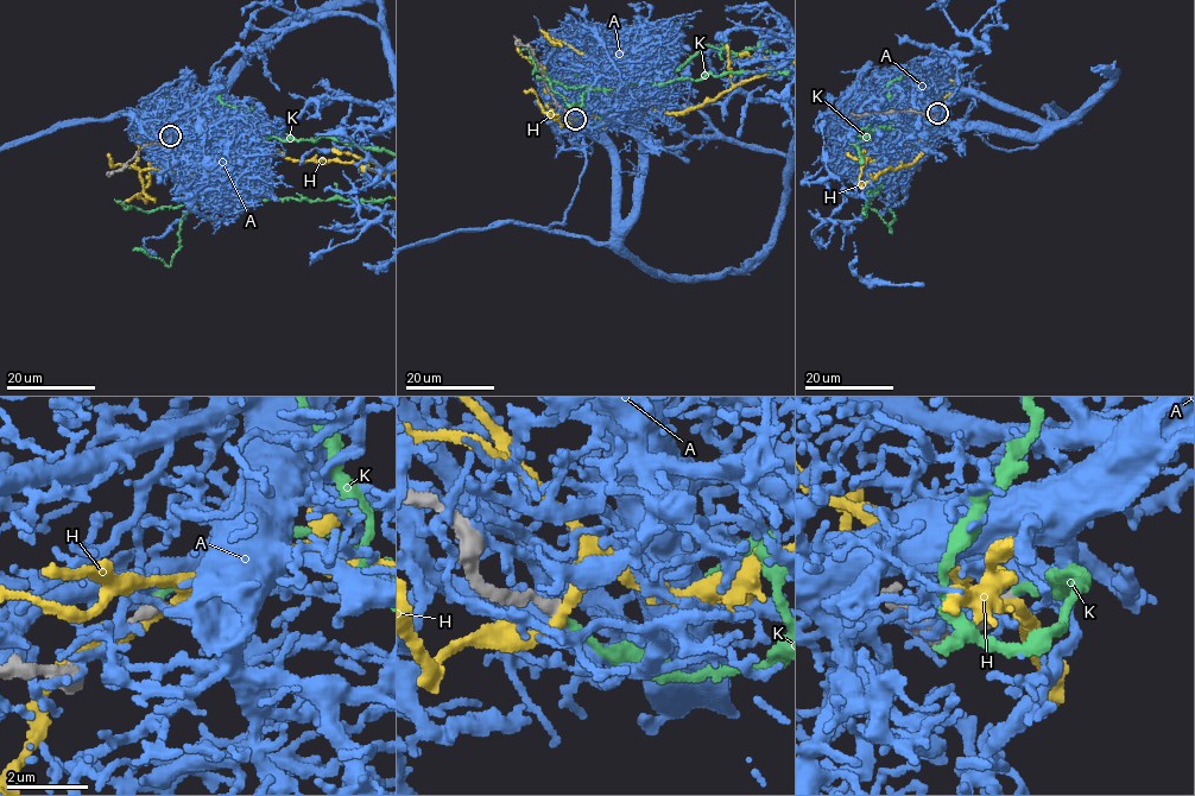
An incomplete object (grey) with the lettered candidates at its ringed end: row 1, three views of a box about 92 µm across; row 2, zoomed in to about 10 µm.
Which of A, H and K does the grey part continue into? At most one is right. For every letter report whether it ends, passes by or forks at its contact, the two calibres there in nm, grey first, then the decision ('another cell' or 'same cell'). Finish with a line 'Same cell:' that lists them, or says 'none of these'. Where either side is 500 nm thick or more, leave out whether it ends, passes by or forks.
A: it forks | 280/420 nm | another cell
H: it passes by | 280/280 nm | another cell
K: it ends | 280/220 nm | same cell
Same cell: K

